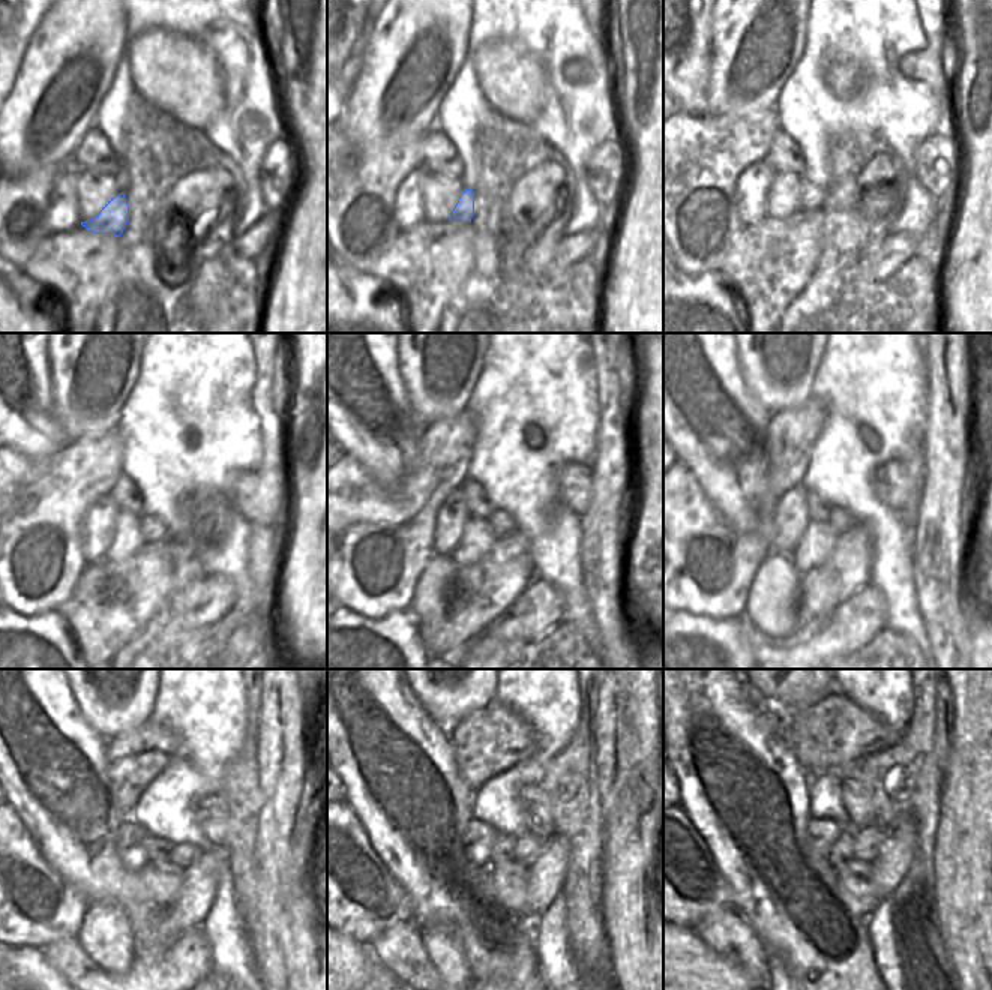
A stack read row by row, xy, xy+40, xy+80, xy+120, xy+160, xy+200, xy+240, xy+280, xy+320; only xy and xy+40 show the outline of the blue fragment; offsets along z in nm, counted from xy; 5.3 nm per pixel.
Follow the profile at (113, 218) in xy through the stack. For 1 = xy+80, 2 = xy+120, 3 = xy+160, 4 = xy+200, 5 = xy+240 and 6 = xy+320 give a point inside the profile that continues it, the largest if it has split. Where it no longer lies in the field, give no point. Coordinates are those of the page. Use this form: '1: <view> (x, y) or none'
1: xy+80 (812, 198)
2: xy+120 (153, 530)
3: xy+160 (502, 524)
4: xy+200 (839, 521)
5: xy+240 (182, 855)
6: xy+320 (866, 842)

